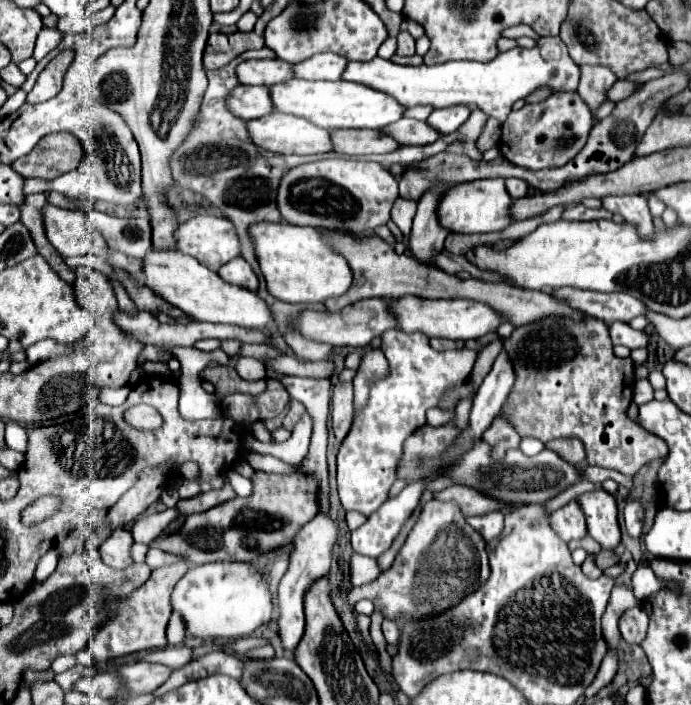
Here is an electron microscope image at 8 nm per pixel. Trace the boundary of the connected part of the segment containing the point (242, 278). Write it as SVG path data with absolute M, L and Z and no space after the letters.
M237 256L237 258L233 258L231 262L223 264L223 266L217 270L217 274L219 274L225 282L235 284L235 286L241 286L241 288L247 288L247 290L257 290L257 284L259 284L255 272L251 270L251 266L249 266L241 256Z

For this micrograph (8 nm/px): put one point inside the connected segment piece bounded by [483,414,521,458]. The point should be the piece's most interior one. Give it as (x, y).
(502, 435)

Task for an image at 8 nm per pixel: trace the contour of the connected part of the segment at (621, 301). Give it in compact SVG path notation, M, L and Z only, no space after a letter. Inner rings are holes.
M559 288L553 294L561 300L567 300L573 308L585 312L591 318L599 318L605 324L615 320L629 322L631 318L645 314L647 306L631 294L625 292L591 292L575 288Z

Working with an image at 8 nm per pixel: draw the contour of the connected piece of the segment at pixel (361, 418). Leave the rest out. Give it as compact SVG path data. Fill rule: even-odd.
M387 330L381 336L381 350L389 360L389 376L379 380L369 394L369 404L355 416L353 426L337 454L337 490L345 510L357 510L365 516L375 512L389 494L397 478L397 464L405 438L425 424L425 412L439 404L439 396L459 382L465 382L473 370L477 352L471 348L437 352L429 346L425 334L405 334Z

